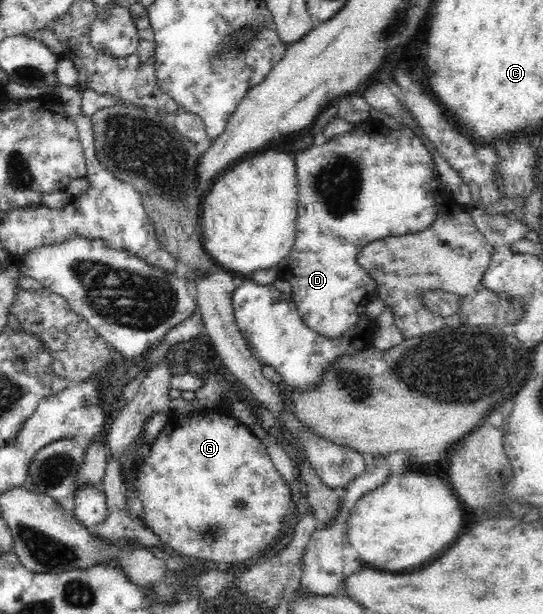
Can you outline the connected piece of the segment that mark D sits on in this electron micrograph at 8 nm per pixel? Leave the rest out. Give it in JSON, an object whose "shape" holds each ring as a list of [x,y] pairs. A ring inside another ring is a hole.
{"shape":[[[369,119],[366,122],[354,125],[351,133],[342,134],[340,137],[334,137],[330,141],[326,141],[322,145],[314,144],[300,153],[295,153],[295,166],[297,167],[297,220],[296,220],[296,235],[290,255],[286,257],[278,266],[279,276],[282,279],[287,279],[291,285],[291,294],[297,305],[298,313],[302,321],[312,331],[320,335],[336,339],[342,336],[358,321],[358,315],[365,311],[366,305],[376,297],[376,282],[373,277],[362,270],[358,265],[358,253],[370,242],[382,239],[388,236],[403,236],[413,233],[422,232],[423,229],[430,227],[430,224],[437,218],[440,208],[445,208],[446,204],[451,204],[452,198],[449,198],[447,191],[443,188],[442,180],[437,174],[436,165],[429,149],[425,148],[425,141],[416,136],[414,131],[406,126],[401,126],[398,130],[392,130],[379,120]]]}

